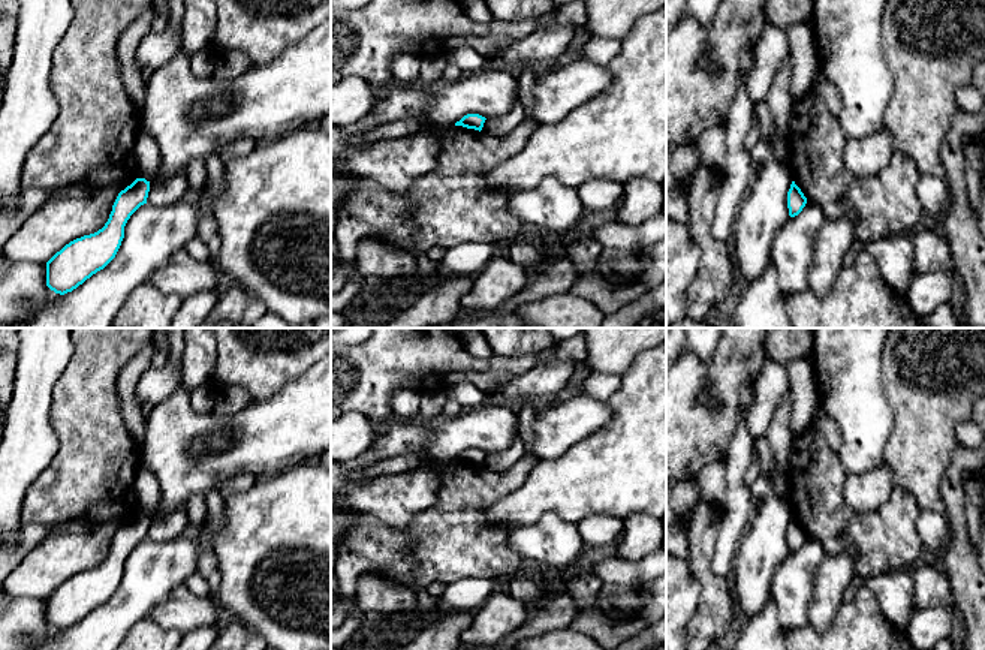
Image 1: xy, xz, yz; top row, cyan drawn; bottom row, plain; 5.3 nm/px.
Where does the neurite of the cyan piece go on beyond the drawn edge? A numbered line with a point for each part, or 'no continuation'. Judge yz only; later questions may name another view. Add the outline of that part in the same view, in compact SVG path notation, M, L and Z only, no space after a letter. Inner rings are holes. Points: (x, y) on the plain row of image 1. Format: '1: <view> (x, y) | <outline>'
no continuation

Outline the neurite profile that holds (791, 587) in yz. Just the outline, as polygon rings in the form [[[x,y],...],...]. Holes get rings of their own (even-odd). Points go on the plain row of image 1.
[[[807,536],[802,547],[787,554],[771,580],[771,599],[780,613],[784,631],[808,625],[810,601],[817,566],[825,557],[823,547]]]

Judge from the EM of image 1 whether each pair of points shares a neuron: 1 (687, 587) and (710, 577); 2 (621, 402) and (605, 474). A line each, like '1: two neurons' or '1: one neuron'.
1: two neurons
2: one neuron

